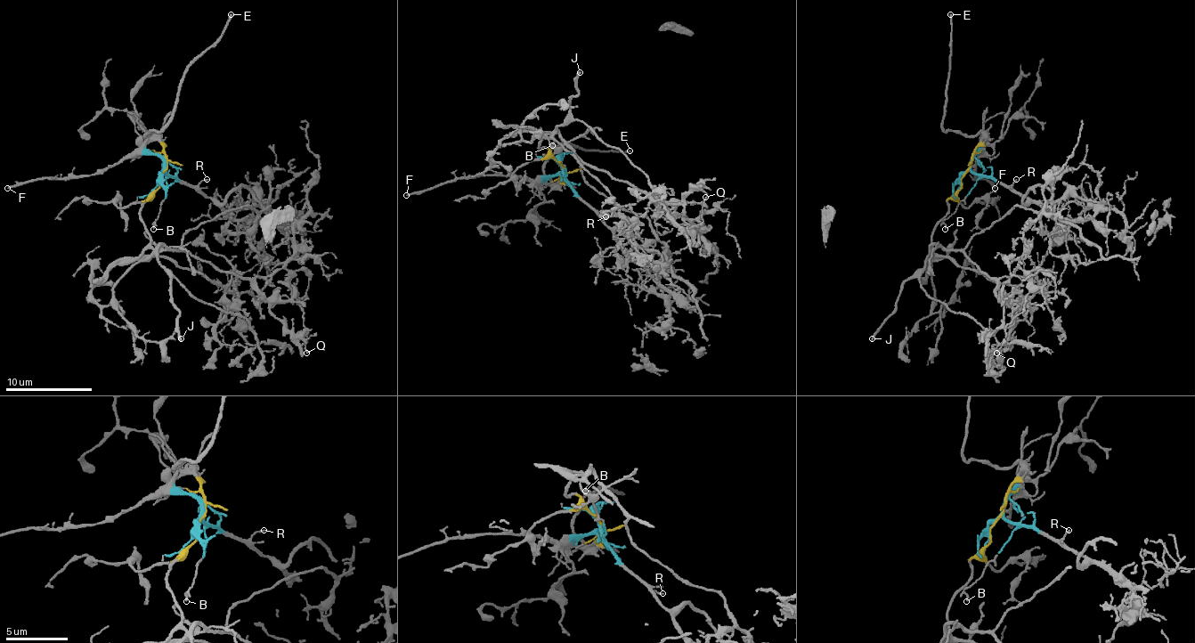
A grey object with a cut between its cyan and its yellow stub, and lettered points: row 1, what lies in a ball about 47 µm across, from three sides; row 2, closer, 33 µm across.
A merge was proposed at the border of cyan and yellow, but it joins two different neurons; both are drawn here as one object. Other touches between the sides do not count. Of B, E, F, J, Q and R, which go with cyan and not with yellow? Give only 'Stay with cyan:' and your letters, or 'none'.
Stay with cyan: B, E, F, R

